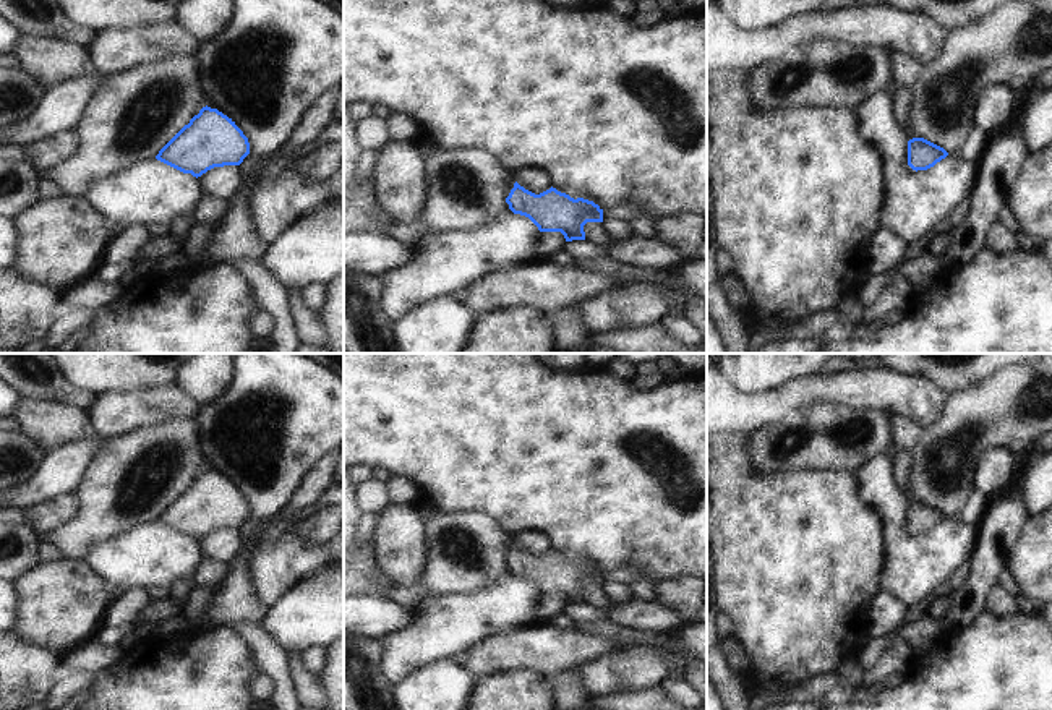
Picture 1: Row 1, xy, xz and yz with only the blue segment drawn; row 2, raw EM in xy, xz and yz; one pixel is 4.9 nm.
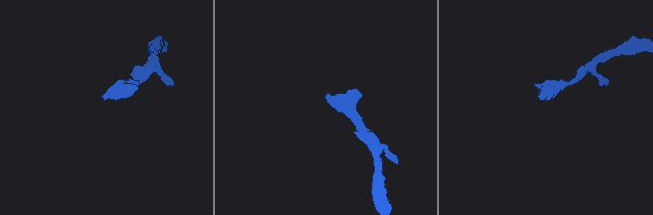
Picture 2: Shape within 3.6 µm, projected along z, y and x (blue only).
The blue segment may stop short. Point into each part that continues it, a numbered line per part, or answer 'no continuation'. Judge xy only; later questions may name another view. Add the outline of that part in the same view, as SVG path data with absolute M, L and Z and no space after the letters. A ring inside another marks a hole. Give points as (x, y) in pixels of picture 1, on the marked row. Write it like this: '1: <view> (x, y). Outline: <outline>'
no continuation

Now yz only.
no continuation

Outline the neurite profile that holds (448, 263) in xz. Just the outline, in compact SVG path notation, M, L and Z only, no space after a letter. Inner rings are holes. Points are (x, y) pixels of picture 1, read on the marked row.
M512 211L478 230L438 233L420 246L413 245L413 254L405 264L381 276L384 284L381 306L394 323L412 308L464 290L509 263L528 263L540 233L528 217Z

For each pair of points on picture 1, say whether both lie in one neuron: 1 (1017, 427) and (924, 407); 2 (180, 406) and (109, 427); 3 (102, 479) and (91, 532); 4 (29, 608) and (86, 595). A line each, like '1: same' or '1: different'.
1: different
2: same
3: same
4: same

